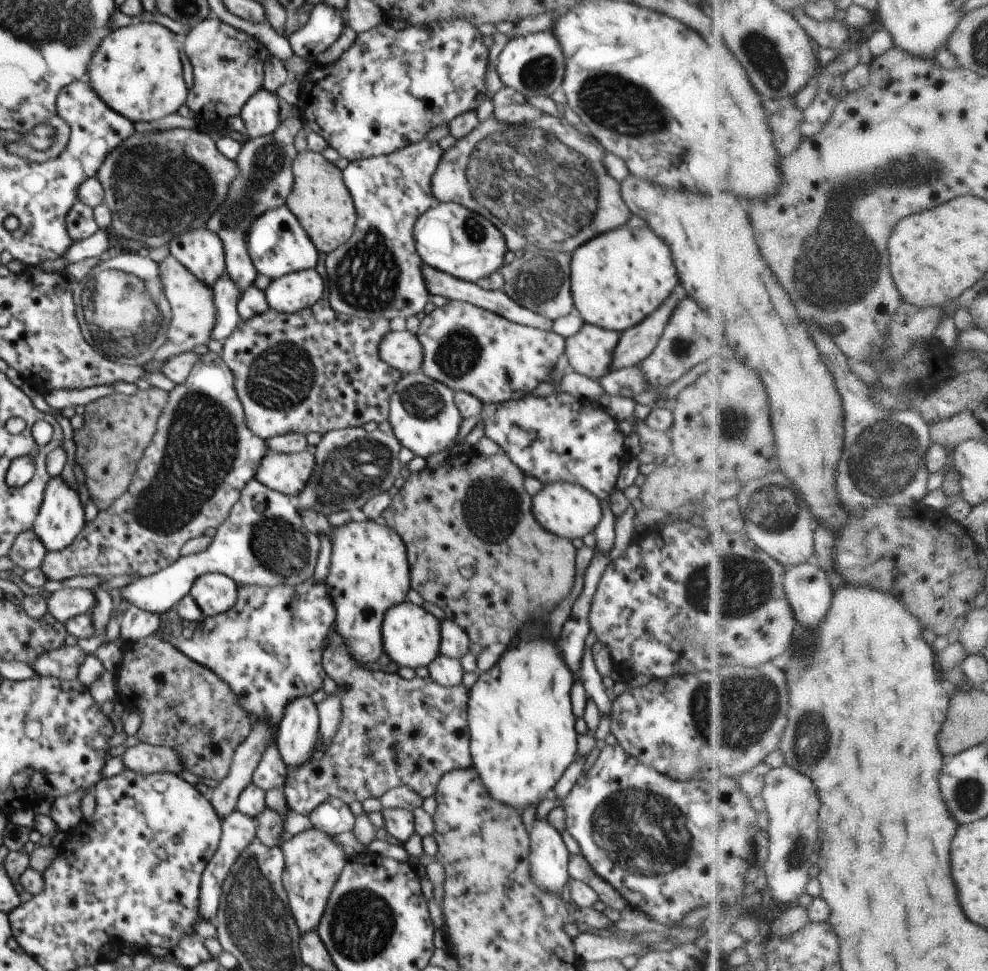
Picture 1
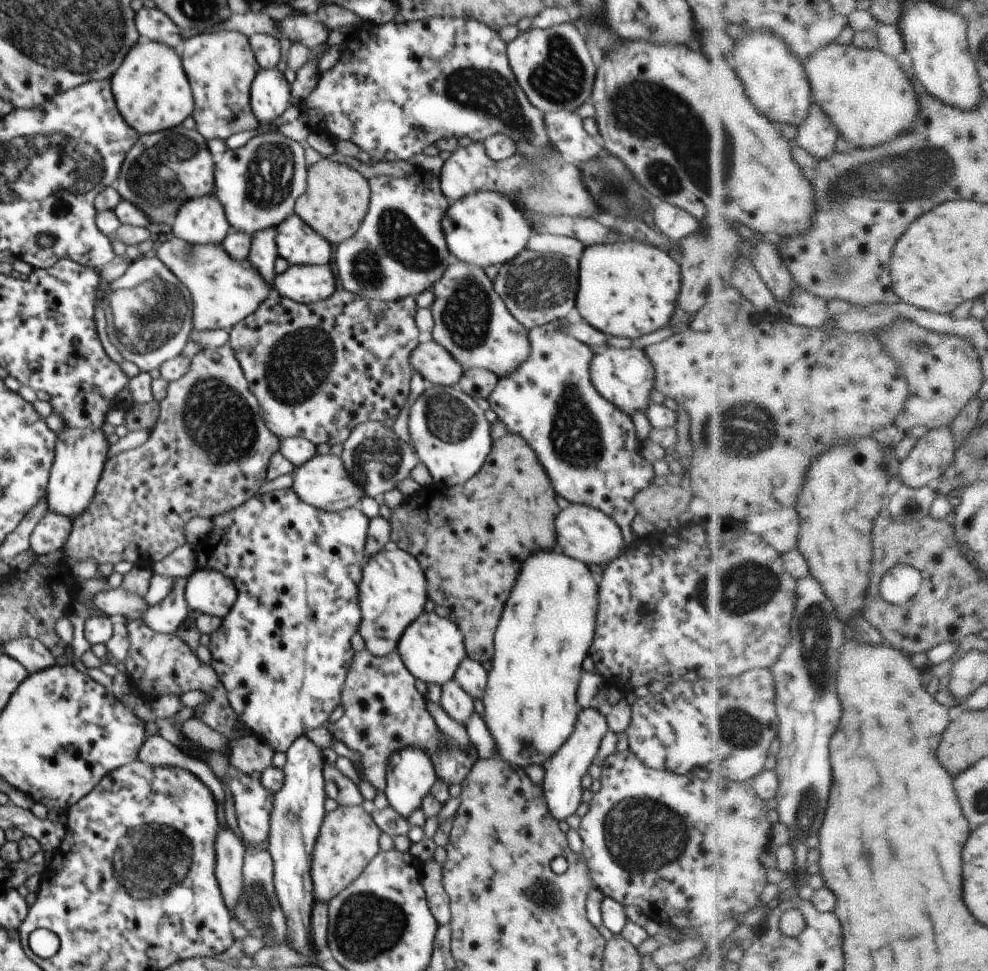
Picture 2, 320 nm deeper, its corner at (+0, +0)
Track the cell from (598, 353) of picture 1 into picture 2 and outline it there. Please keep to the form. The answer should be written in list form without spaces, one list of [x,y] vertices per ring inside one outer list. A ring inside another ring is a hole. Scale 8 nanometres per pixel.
[[[630,347],[607,350],[595,354],[590,365],[590,378],[596,390],[616,408],[632,416],[638,410],[645,412],[650,404],[650,393],[655,389],[655,368],[644,350]]]

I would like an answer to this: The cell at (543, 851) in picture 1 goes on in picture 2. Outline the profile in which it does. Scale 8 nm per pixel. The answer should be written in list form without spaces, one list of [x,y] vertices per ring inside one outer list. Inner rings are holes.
[[[596,706],[581,709],[568,740],[547,761],[543,762],[545,777],[541,786],[547,807],[558,822],[574,815],[582,803],[582,776],[588,773],[589,766],[592,764],[594,756],[597,755],[602,739],[608,731],[606,716]]]

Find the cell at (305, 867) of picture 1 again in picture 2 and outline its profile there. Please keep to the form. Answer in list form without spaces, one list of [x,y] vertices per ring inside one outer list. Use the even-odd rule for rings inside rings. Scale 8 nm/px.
[[[362,805],[340,806],[325,814],[322,821],[312,855],[311,877],[315,902],[331,901],[341,890],[344,890],[353,880],[362,874],[362,871],[369,865],[369,862],[378,854],[381,849],[378,845],[381,834],[380,828],[374,822],[369,812],[366,812]]]

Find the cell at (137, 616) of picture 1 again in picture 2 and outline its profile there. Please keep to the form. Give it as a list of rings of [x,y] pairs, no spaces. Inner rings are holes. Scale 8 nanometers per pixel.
[[[178,577],[176,585],[164,600],[151,606],[145,613],[142,620],[152,630],[159,633],[175,632],[185,623],[190,608],[185,599],[185,586],[187,578]]]

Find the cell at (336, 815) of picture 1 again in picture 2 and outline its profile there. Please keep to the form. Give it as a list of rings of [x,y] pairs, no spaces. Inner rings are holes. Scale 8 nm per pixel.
[[[336,765],[324,766],[323,775],[327,796],[336,800],[340,806],[354,806],[363,803],[365,798],[362,796],[359,786],[344,776]]]

